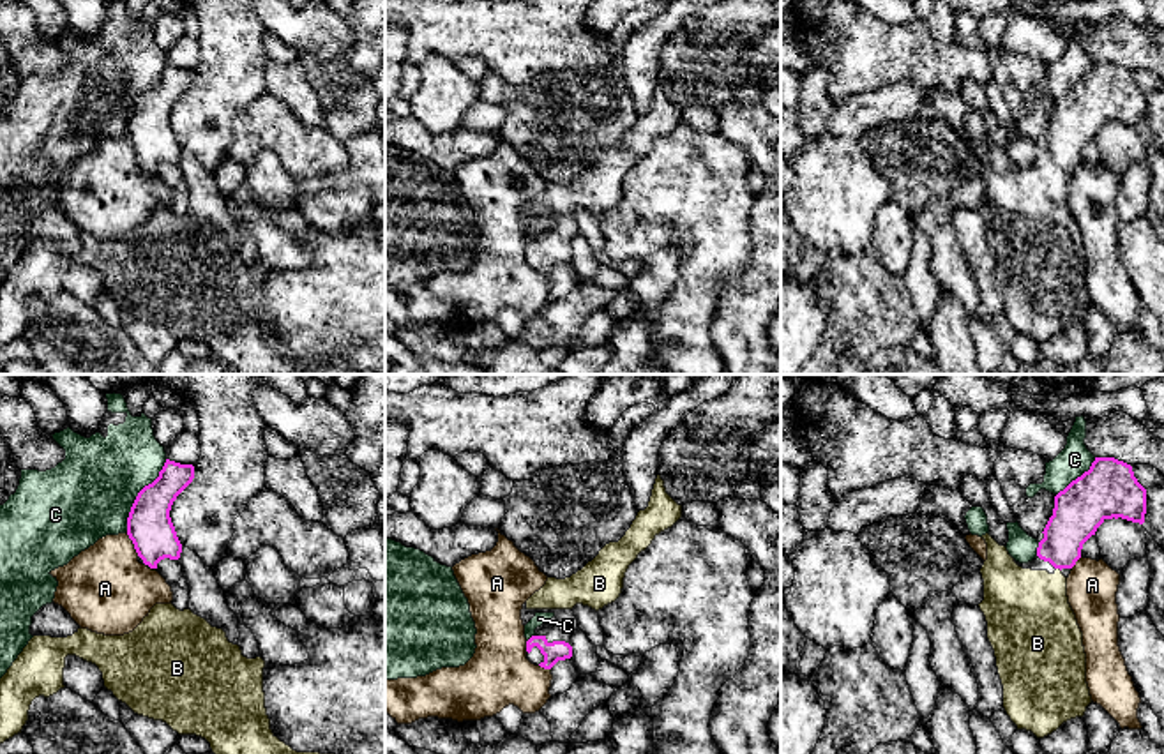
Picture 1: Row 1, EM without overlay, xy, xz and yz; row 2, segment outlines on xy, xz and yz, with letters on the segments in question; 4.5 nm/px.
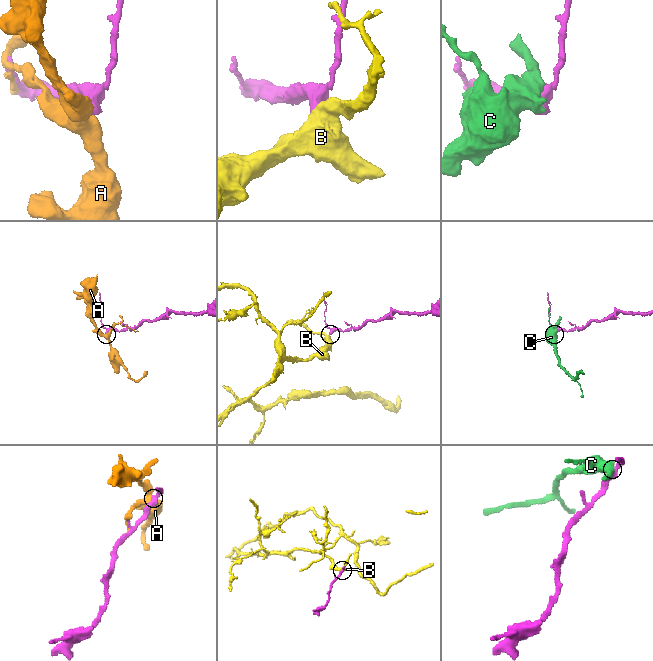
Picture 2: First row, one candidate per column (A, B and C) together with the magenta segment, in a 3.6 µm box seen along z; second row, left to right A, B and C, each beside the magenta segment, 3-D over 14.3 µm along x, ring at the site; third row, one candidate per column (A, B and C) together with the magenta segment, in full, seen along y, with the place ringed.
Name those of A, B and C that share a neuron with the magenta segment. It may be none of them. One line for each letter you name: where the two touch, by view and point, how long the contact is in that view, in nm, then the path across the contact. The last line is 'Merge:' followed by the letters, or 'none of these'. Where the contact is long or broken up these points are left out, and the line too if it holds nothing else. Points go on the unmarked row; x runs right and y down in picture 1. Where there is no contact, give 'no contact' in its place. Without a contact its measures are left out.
B: meets magenta in yz at (1058, 172); contact 30 nm long; runs through yz (1076, 120), (1064, 140), (1058, 172), (1058, 184), (1027, 216)
Merge: B

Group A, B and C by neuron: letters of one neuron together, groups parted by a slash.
A / B / C

